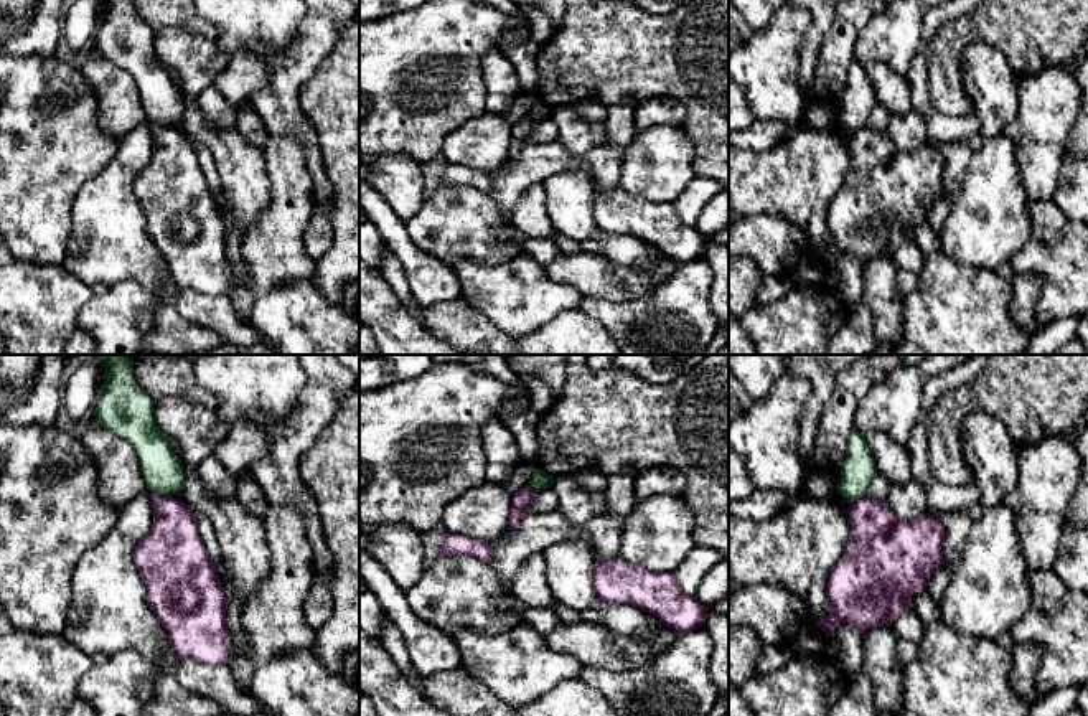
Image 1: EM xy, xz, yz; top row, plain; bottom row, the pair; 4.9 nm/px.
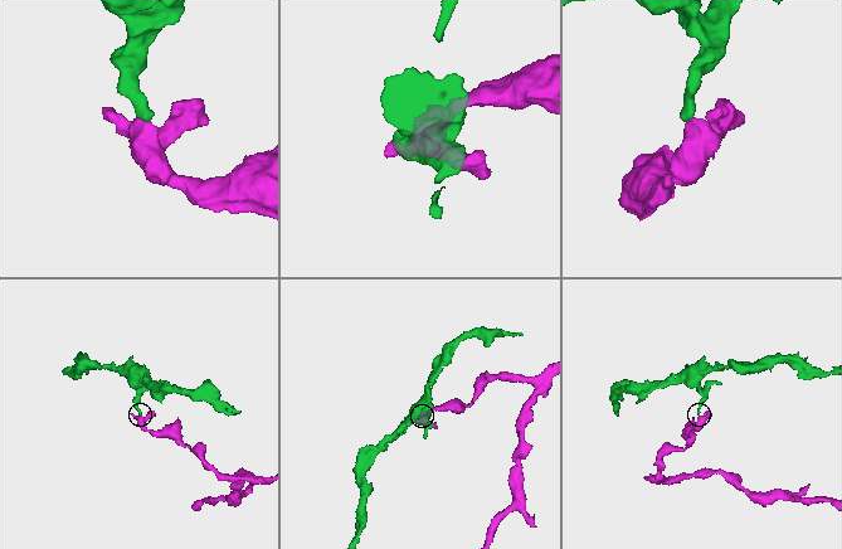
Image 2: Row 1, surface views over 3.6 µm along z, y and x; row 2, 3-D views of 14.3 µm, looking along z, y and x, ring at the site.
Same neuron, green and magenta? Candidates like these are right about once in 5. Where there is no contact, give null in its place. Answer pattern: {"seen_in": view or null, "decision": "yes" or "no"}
{"seen_in": "xy", "decision": "no"}

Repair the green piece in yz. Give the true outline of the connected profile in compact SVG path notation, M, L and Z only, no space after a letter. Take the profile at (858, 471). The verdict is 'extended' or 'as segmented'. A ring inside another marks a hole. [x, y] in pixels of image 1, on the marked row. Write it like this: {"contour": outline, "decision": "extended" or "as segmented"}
{"contour": "M856 427L846 444L846 460L836 492L851 502L867 495L869 485L877 475L874 457L870 455L865 436Z", "decision": "as segmented"}

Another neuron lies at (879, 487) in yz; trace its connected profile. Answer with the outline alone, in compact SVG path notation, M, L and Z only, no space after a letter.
M880 473L874 477L869 485L867 495L874 500L887 500L892 483Z

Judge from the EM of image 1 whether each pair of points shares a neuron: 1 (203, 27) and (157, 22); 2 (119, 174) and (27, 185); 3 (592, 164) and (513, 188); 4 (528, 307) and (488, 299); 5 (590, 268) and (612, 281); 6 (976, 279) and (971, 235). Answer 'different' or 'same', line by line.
1: same
2: different
3: same
4: same
5: same
6: different

